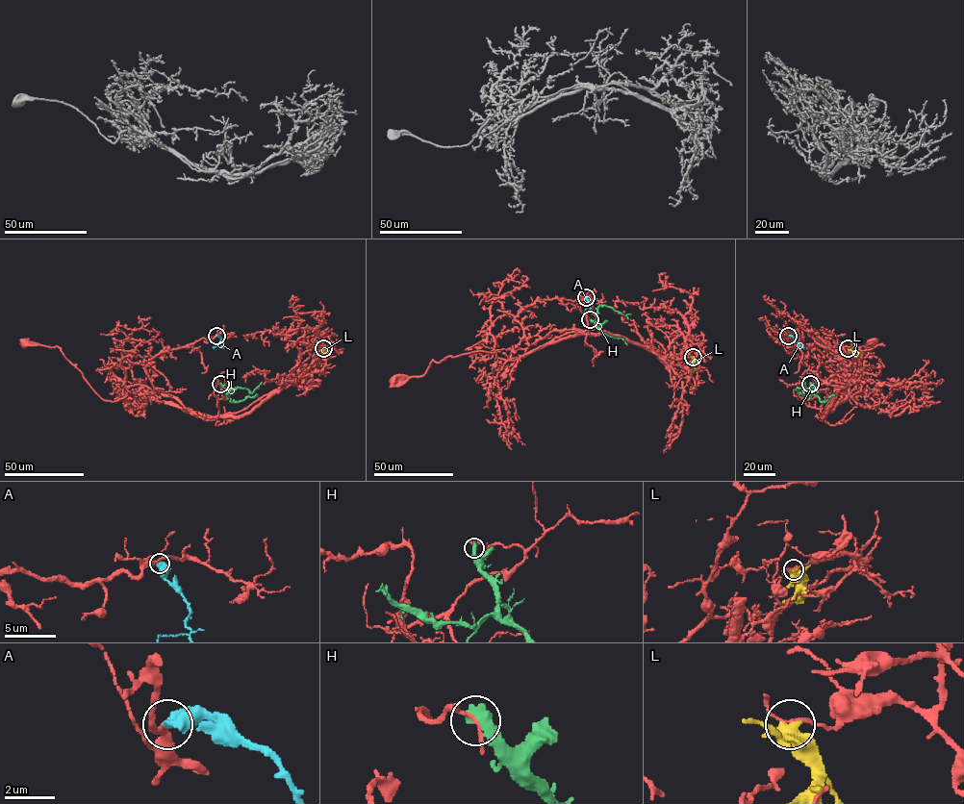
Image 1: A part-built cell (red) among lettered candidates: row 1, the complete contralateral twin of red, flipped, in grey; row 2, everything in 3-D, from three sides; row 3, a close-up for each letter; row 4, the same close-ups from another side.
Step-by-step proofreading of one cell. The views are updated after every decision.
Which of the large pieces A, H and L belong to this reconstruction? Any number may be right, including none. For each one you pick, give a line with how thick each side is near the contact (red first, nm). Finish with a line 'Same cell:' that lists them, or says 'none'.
A: 240/600 nm
Same cell: A

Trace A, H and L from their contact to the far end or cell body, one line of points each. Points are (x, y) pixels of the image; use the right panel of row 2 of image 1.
A: (788, 336), (792, 335), (804, 347)
H: (810, 384), (814, 393), (801, 394), (796, 389), (801, 389), (804, 393), (805, 382)
L: (848, 348), (855, 353), (863, 352)

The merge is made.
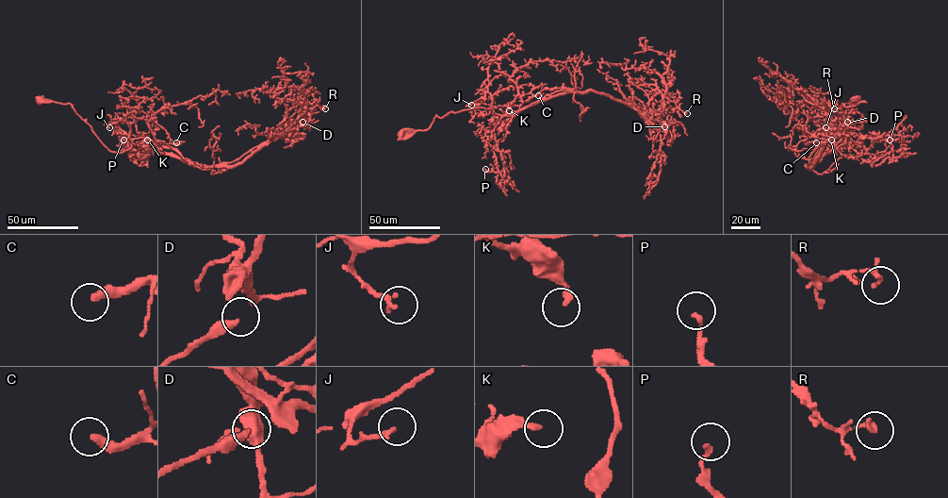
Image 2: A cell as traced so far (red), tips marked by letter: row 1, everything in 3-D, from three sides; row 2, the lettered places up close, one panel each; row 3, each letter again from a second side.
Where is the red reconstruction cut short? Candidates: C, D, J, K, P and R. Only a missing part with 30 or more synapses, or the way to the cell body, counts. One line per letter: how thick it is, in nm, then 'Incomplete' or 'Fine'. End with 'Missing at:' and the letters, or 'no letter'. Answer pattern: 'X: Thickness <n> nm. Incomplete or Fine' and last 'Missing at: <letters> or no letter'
C: Thickness 360 nm. Fine
D: Thickness 240 nm. Fine
J: Thickness 190 nm. Fine
K: Thickness 190 nm. Fine
P: Thickness 170 nm. Fine
R: Thickness 200 nm. Fine
Missing at: no letter

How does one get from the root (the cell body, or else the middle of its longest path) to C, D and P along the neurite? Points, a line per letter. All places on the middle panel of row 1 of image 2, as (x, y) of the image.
C: (401, 135), (427, 130), (436, 116), (450, 112), (482, 107), (505, 115), (517, 96), (541, 84), (538, 95)
D: (401, 135), (450, 112), (509, 115), (589, 91), (628, 104), (651, 132), (664, 126)
P: (401, 135), (427, 130), (436, 116), (475, 107), (492, 108), (501, 115), (494, 130), (498, 172), (485, 169)

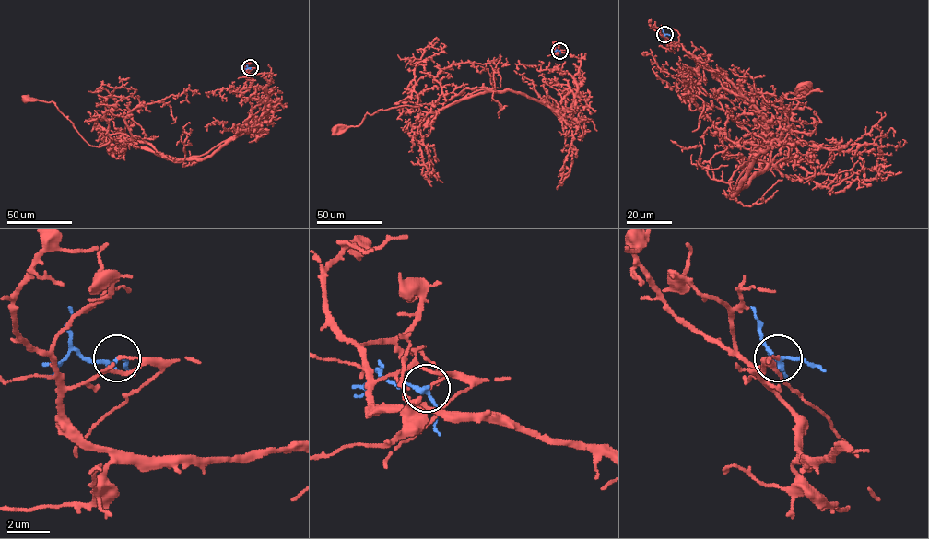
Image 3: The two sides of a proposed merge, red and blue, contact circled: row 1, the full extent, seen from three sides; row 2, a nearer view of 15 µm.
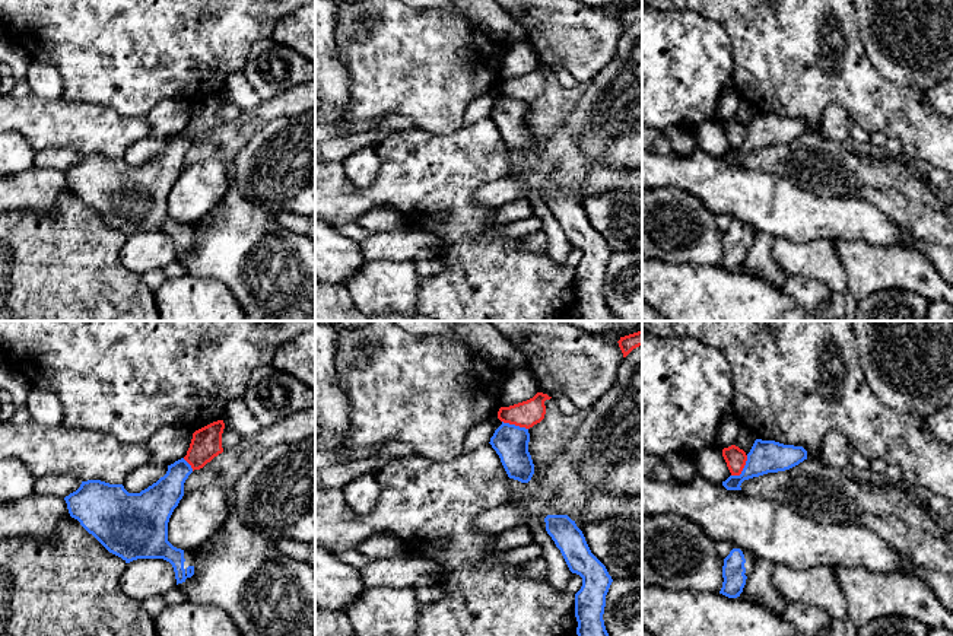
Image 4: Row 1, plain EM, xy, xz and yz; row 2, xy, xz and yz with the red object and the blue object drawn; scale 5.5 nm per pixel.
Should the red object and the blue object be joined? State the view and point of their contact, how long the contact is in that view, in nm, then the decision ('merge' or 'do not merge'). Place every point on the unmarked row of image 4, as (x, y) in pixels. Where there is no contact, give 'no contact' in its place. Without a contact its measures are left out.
contact yz (743, 140); length 150 nm; do not merge

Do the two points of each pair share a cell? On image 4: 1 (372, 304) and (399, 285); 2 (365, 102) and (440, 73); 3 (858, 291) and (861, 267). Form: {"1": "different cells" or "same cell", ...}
{"1": "same cell", "2": "same cell", "3": "same cell"}

